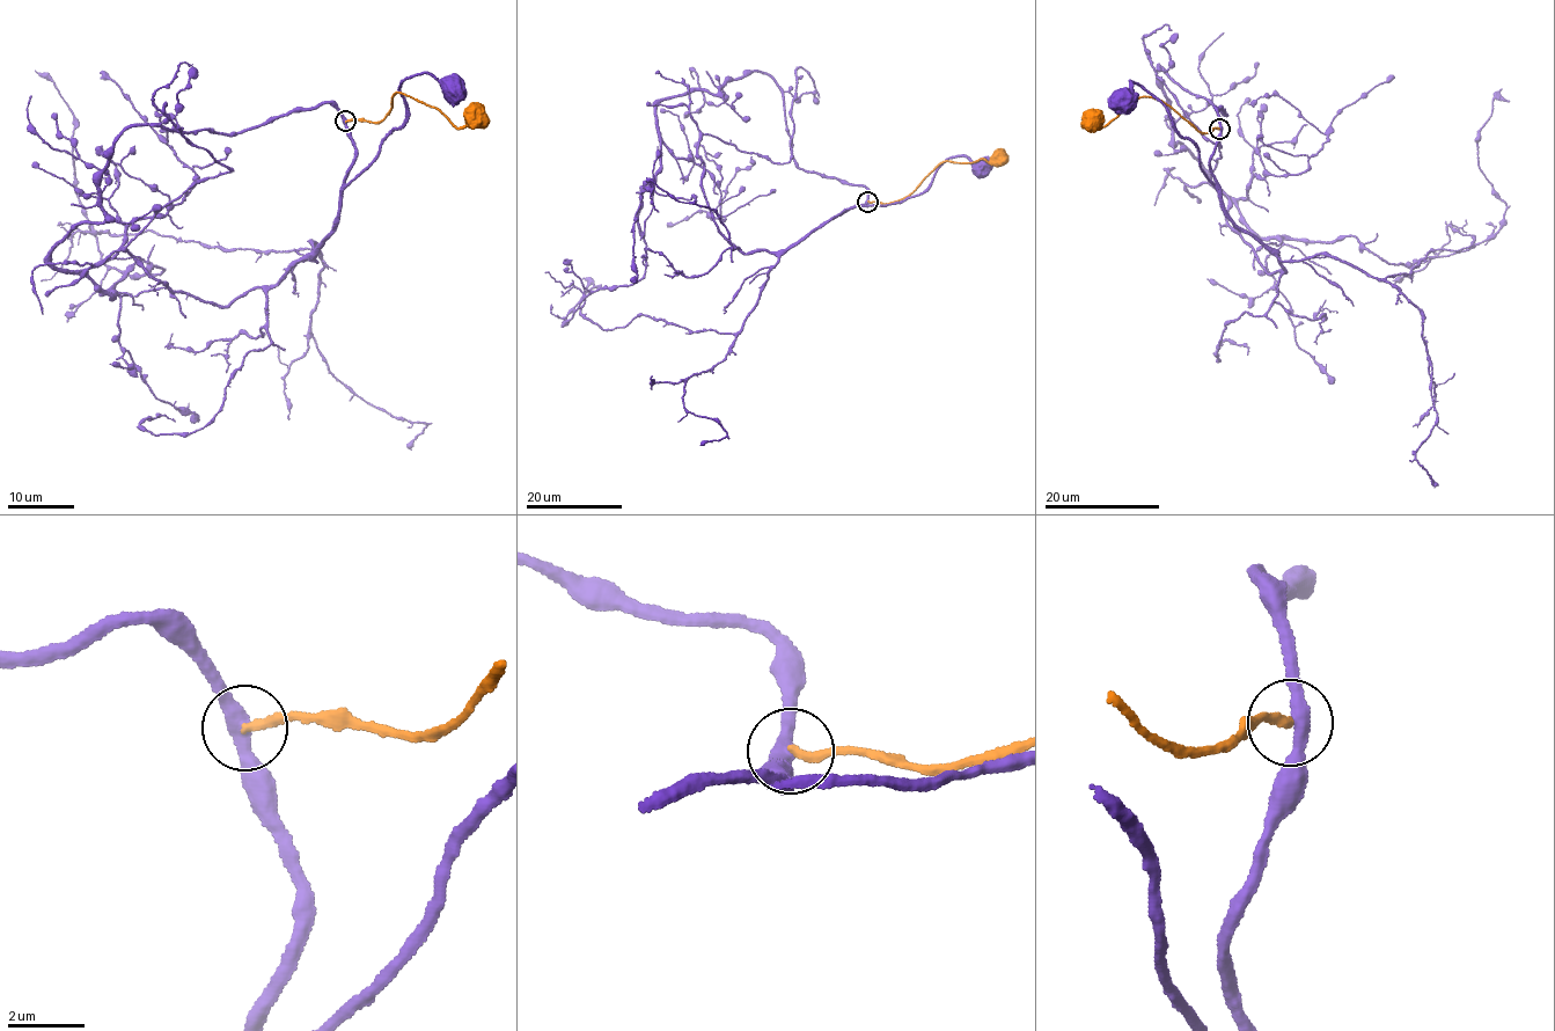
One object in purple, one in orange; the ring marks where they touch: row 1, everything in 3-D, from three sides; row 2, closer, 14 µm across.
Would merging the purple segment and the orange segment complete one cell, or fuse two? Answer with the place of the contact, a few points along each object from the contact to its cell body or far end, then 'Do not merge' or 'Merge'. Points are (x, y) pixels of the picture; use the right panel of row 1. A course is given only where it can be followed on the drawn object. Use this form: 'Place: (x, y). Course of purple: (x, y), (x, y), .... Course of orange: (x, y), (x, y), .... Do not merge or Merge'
Place: (1219, 129). Course of purple: (1219, 129), (1220, 139), (1210, 159), (1211, 182), (1195, 144), (1180, 133), (1154, 95), (1132, 81), (1121, 101). Course of orange: (1219, 129), (1202, 132), (1158, 100), (1144, 97), (1100, 128), (1093, 129), (1093, 118). Do not merge

